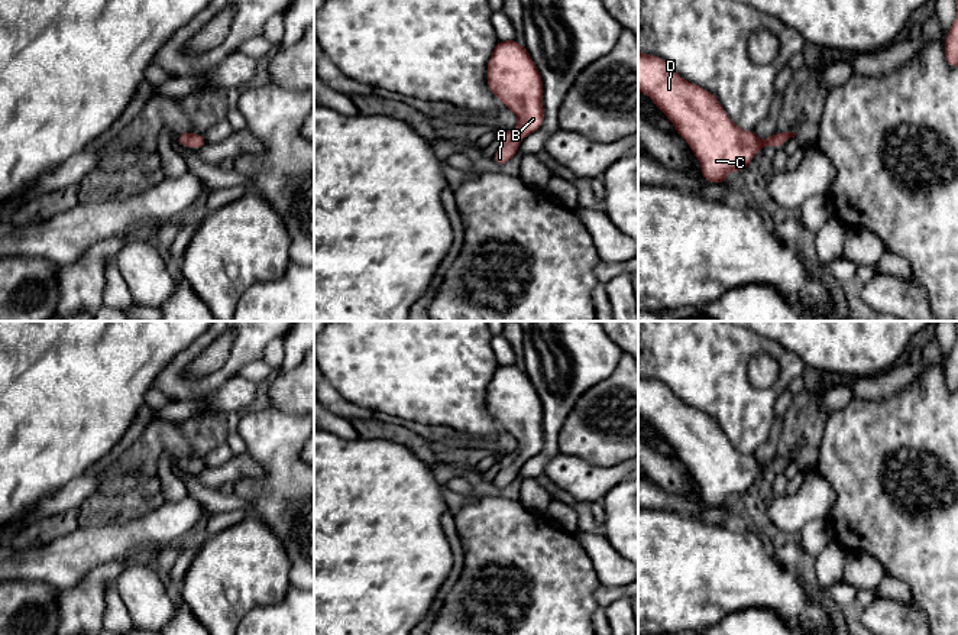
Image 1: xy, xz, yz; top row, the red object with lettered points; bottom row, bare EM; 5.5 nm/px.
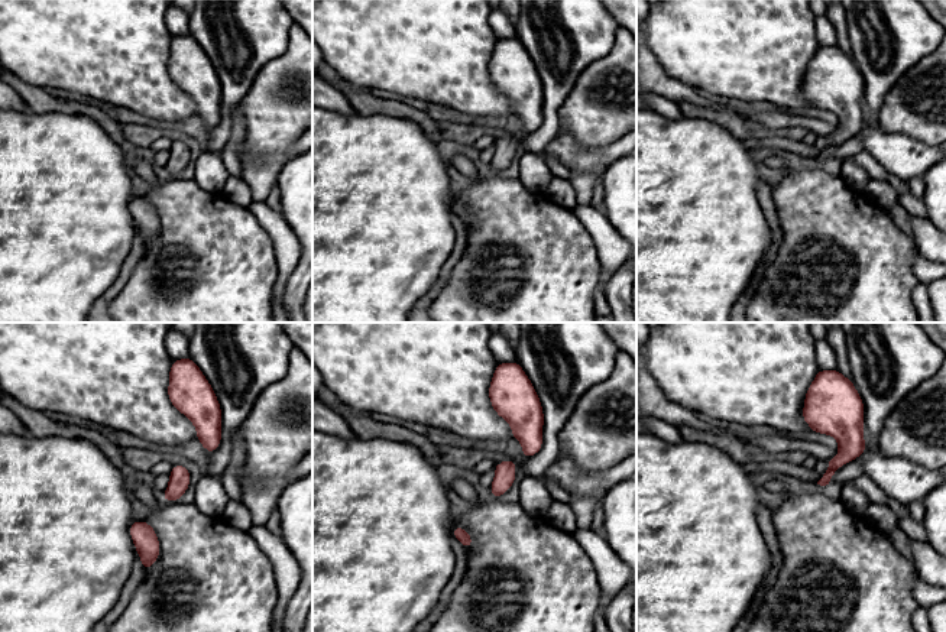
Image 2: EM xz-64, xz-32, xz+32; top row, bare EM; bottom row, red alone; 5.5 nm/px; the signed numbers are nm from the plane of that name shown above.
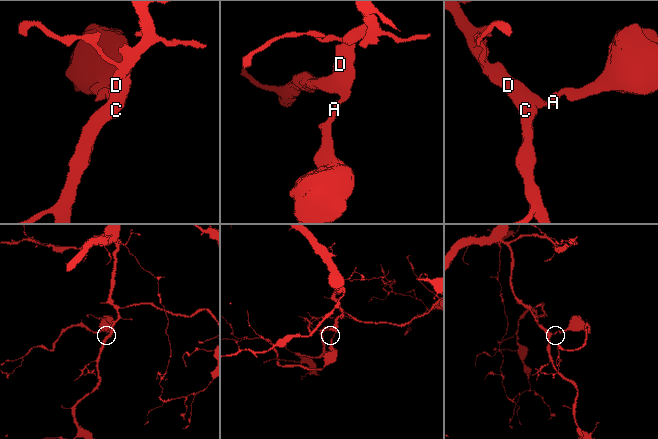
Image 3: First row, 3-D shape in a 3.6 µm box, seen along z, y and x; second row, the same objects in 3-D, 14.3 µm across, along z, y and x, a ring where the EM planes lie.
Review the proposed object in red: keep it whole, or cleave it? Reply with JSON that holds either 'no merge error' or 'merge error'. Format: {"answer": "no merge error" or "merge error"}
{"answer": "no merge error"}

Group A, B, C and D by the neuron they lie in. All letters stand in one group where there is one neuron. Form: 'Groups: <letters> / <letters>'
Groups: A B C D

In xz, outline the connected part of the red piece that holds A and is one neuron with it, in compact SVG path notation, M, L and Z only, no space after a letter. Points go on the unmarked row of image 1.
M515 363L495 366L488 385L488 412L518 441L517 453L501 459L492 482L502 490L518 477L521 464L537 456L544 446L541 398L528 375Z

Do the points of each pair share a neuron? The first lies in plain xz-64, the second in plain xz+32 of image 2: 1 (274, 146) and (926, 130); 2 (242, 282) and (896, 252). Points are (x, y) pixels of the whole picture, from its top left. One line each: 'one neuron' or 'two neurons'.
1: one neuron
2: one neuron

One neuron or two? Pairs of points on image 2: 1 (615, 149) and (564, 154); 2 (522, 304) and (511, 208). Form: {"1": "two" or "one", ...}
{"1": "one", "2": "one"}

